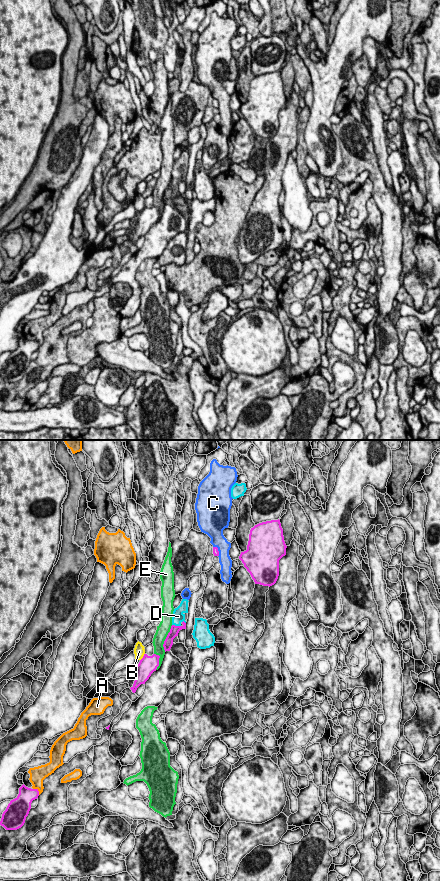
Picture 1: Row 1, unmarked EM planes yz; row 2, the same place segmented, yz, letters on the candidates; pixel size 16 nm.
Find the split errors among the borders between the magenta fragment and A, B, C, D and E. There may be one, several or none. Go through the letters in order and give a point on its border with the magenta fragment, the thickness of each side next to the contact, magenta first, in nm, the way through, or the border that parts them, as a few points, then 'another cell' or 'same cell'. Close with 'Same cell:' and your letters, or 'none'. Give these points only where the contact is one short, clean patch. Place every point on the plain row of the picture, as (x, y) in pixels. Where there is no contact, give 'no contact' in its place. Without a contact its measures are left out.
A: yz (37, 342) | 260/240 nm | another cell
B: yz (143, 209) | 280/190 nm | along yz (144, 205), (140, 212) | another cell
C: yz (217, 102) | 100/240 nm | another cell
D: yz (176, 178) | 140/190 nm | another cell
E: yz (166, 190) | 140/200 nm | another cell
Same cell: none

